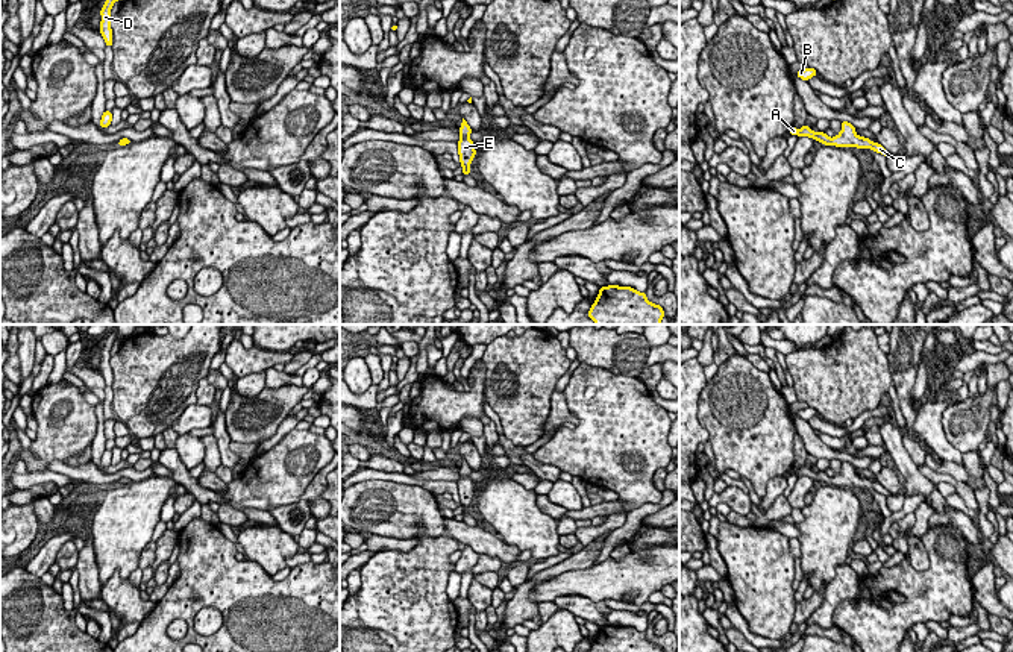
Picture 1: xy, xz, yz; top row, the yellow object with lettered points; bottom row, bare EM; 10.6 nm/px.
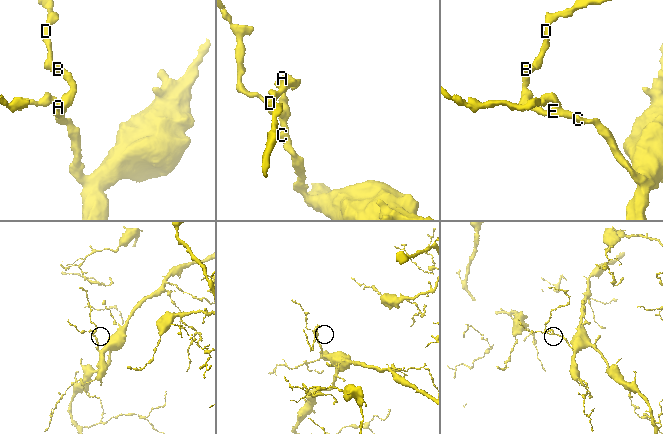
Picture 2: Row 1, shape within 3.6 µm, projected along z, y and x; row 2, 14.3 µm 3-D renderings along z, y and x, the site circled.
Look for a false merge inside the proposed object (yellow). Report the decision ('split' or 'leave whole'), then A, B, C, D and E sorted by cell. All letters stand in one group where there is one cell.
leave whole; groups A B C D E

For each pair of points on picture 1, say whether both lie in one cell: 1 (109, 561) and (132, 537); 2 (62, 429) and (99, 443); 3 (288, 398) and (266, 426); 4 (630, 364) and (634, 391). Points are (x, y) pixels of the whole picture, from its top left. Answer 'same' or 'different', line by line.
1: same
2: different
3: same
4: different

